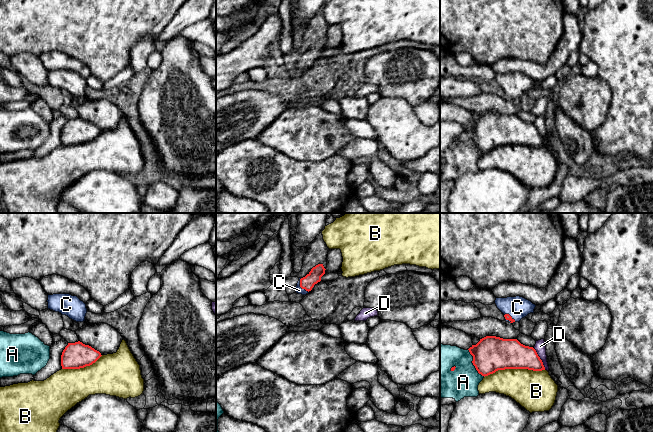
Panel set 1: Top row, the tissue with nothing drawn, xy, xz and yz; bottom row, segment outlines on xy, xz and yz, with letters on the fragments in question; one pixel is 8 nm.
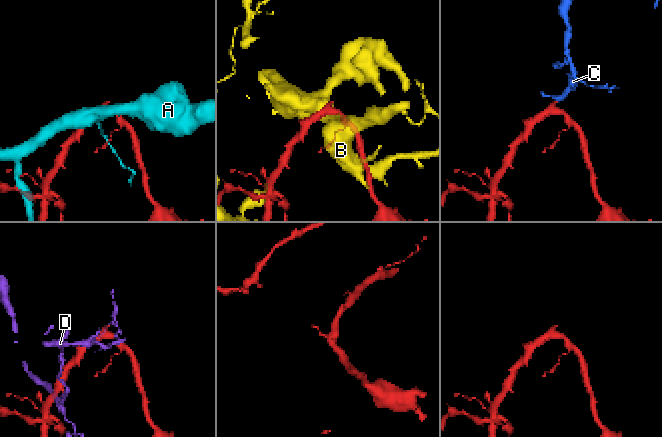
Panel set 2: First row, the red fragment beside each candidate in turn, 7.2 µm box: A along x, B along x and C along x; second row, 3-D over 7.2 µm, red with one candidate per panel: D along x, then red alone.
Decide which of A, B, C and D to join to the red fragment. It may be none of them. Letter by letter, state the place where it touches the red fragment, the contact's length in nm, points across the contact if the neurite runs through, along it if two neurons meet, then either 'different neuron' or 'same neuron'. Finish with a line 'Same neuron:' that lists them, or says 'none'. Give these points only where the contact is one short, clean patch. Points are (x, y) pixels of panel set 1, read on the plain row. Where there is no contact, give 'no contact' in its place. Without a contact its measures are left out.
A: meets red in yz at (473, 140); contact 260 nm long; different neuron
B: meets red in yz at (514, 144); contact 500 nm long; different neuron
C: meets red in xz at (301, 63); contact 140 nm long; runs through xz (314, 52), (301, 63), (299, 66); same neuron
D: meets red in yz at (540, 135); contact 200 nm long; different neuron
Same neuron: C

